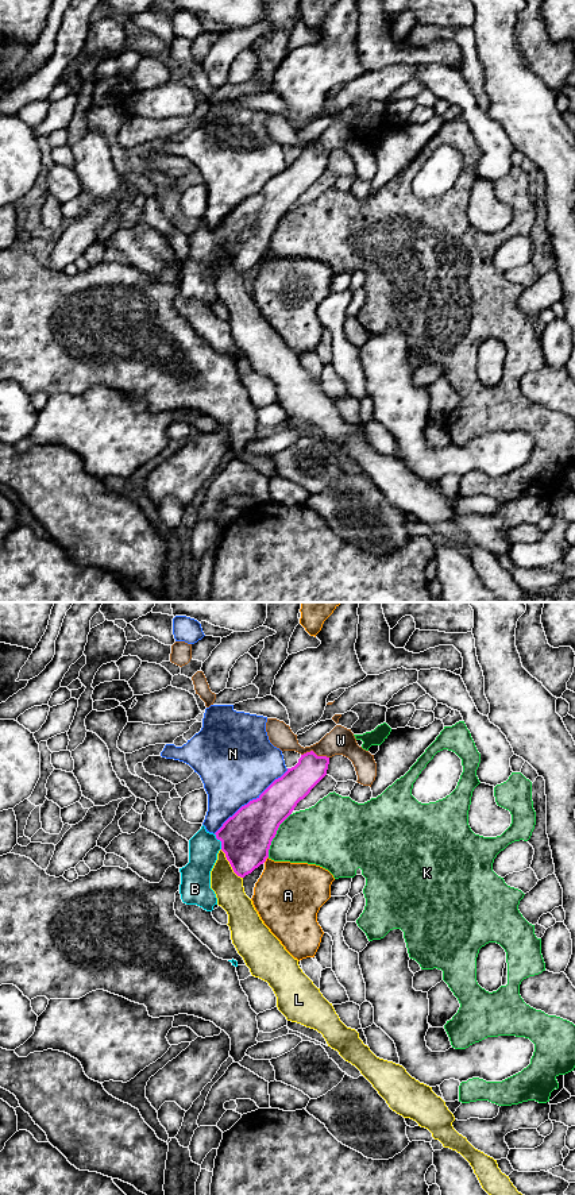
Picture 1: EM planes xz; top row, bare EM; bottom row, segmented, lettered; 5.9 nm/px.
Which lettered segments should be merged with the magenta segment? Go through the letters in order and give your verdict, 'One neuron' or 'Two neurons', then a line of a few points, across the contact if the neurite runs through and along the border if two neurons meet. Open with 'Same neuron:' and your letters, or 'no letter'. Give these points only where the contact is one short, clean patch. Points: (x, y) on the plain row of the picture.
Same neuron: B
A: Two neurons
B: One neuron. Line: xz (246, 232), (220, 235), (204, 242)
K: Two neurons. Line: xz (290, 208), (280, 220), (267, 251)
L: Two neurons. Line: xz (220, 245), (231, 263), (242, 273)
N: Two neurons
W: Two neurons

